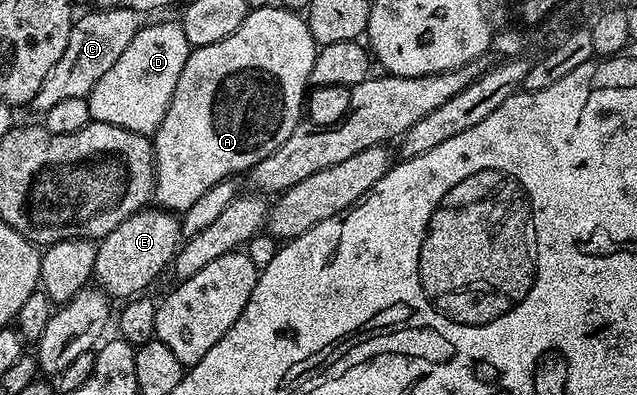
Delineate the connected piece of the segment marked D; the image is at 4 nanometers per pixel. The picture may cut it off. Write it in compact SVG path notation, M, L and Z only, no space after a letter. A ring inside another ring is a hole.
M179 22L141 26L118 61L99 78L87 95L92 119L151 136L158 129L174 97L174 89L178 85L178 77L182 77L182 65L186 65L189 50L186 33Z

